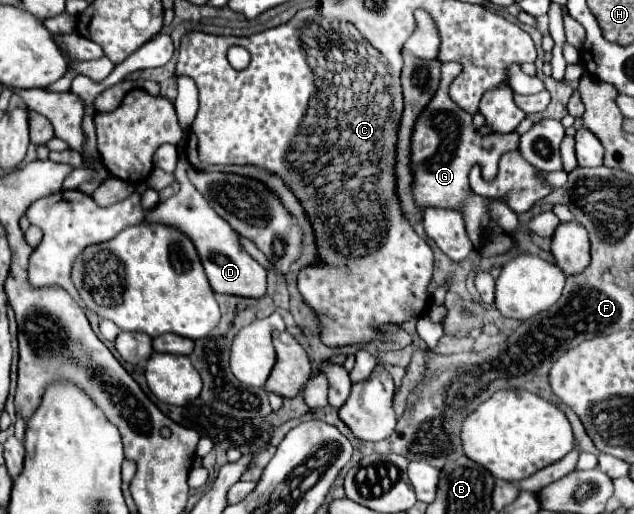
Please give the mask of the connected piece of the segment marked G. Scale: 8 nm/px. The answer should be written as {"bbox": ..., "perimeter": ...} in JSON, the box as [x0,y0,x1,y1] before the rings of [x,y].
{"bbox":[410,63,518,247],"perimeter":[[[444,63],[440,85],[430,99],[430,103],[418,115],[414,129],[412,129],[412,143],[410,143],[410,169],[412,169],[412,197],[416,207],[440,207],[440,209],[456,209],[464,215],[466,231],[470,241],[480,247],[486,235],[486,227],[490,221],[490,203],[494,199],[476,195],[470,189],[468,173],[474,163],[480,167],[487,167],[490,175],[497,174],[500,158],[508,151],[518,147],[518,133],[508,135],[478,135],[472,127],[472,115],[456,107],[448,97],[448,85],[452,79],[462,71],[462,63]]]}

